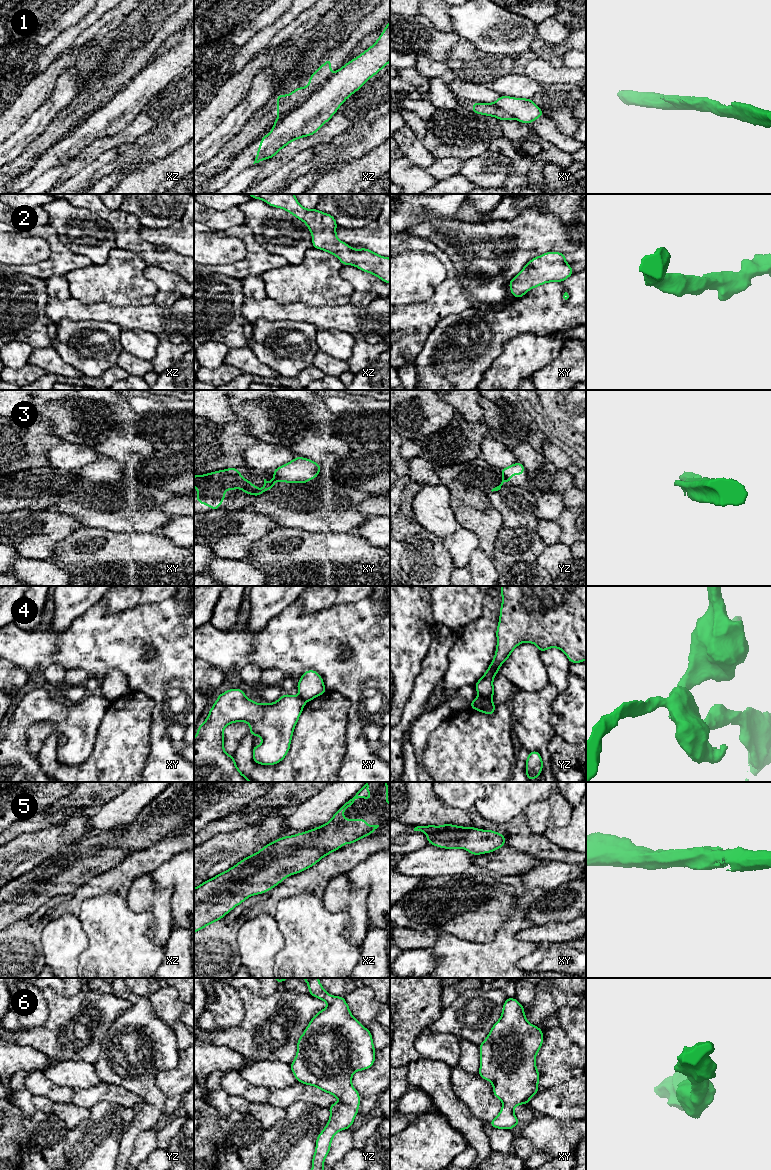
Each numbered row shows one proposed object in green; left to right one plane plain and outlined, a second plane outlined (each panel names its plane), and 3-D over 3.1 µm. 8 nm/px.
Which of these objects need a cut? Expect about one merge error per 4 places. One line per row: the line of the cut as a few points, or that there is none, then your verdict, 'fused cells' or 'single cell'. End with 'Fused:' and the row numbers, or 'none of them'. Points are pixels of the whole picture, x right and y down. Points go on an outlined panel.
1: cut xz (332, 75), (305, 101), (274, 125); fused cells
2: cut none; single cell
3: cut xy (274, 476), (277, 480); fused cells
4: cut yz (478, 696), (491, 701); fused cells
5: cut none; single cell
6: cut none; single cell
Fused: 1, 3, 4

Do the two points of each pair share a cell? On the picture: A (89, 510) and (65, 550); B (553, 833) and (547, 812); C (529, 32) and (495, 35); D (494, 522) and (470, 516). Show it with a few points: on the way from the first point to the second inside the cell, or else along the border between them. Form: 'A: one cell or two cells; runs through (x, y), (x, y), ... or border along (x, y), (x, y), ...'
A: two cells; border along (83, 525), (104, 528), (106, 530)
B: two cells; border along (571, 814), (566, 825), (551, 826), (543, 833)
C: one cell; runs through (521, 32), (503, 33)
D: one cell; runs through (488, 522), (476, 521)

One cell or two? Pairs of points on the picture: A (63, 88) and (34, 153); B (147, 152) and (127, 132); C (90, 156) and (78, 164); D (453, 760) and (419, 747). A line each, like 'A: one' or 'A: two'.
A: two
B: two
C: one
D: two

